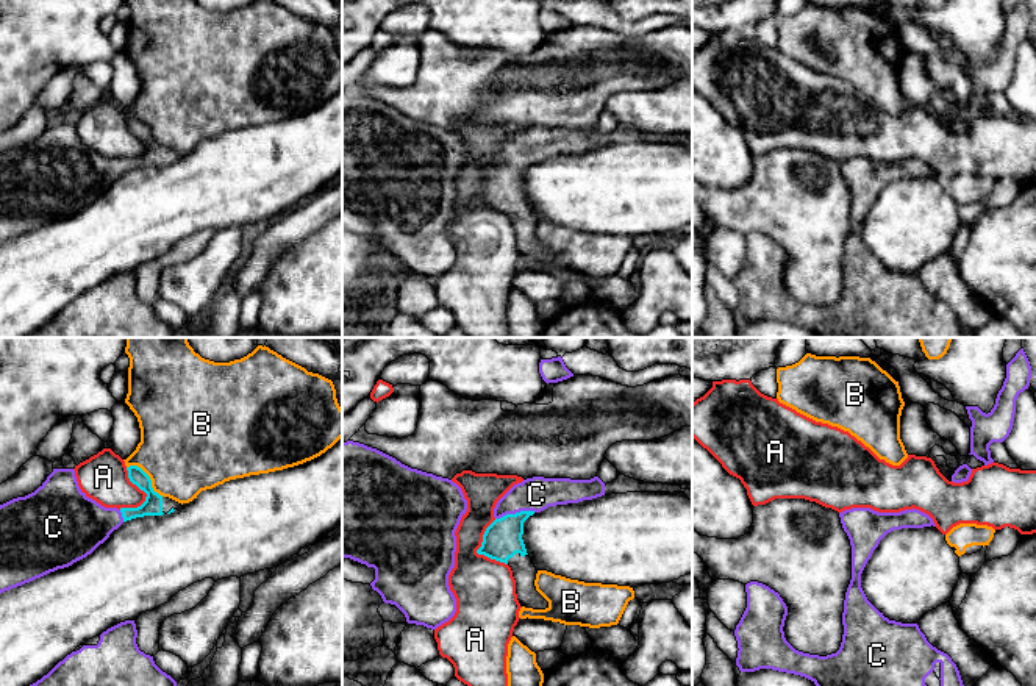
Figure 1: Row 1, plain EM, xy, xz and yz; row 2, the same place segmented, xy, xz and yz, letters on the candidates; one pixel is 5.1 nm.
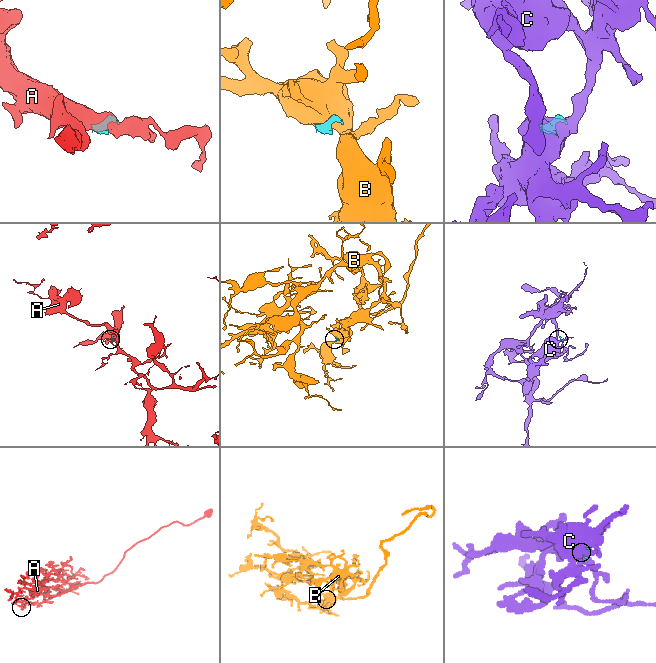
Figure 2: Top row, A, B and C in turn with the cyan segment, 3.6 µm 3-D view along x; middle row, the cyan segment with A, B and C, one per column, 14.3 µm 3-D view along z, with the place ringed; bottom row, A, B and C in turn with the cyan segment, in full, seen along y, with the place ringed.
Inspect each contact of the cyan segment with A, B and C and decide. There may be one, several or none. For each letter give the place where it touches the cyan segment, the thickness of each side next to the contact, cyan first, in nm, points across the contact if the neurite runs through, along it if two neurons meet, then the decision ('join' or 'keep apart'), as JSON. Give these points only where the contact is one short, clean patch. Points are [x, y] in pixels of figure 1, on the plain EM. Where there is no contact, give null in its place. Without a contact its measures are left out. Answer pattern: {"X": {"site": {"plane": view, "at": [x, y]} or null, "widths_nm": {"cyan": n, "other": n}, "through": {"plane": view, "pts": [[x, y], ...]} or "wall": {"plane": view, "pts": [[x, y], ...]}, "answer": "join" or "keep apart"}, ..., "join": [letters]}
{"A": {"site": {"plane": "xz", "at": [477, 200]}, "widths_nm": {"cyan": 200, "other": 320}, "answer": "keep apart"}, "B": {"site": {"plane": "xy", "at": [149, 127]}, "widths_nm": {"cyan": 100, "other": 480}, "answer": "keep apart"}, "C": {"site": {"plane": "xz", "at": [516, 163]}, "widths_nm": {"cyan": 200, "other": 180}, "through": {"plane": "xz", "pts": [[502, 189], [508, 171], [516, 163], [536, 144]]}, "answer": "join"}, "join": ["C"]}

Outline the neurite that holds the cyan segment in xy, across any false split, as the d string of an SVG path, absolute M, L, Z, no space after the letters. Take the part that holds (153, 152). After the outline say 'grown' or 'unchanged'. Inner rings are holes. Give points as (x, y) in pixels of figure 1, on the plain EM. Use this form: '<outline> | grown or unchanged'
M141 117L127 120L147 144L138 158L102 156L80 139L73 119L53 119L34 142L0 155L0 244L86 208L127 170L181 156L155 142Z | grown

